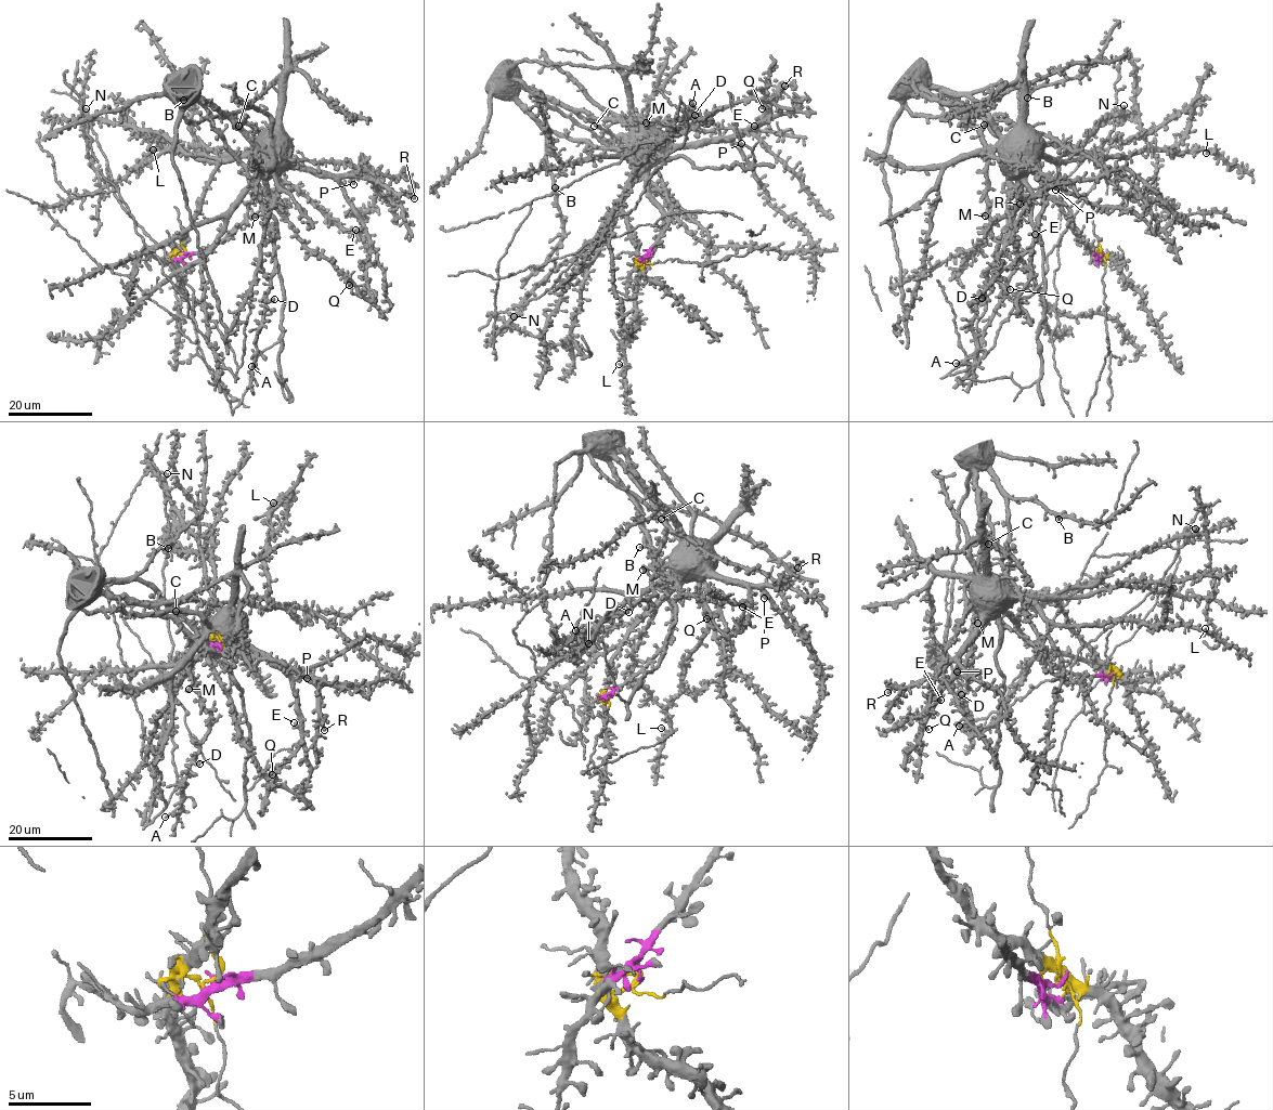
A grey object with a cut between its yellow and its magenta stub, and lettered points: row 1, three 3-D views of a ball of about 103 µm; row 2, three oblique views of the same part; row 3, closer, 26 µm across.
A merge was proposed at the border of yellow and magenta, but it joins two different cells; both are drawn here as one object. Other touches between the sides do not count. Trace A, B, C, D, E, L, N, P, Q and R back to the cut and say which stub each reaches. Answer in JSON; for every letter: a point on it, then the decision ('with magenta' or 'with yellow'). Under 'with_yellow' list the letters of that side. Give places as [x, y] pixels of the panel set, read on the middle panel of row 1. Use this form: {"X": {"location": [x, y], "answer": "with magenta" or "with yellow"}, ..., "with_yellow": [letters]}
{"A": {"location": [692, 103], "answer": "with magenta"}, "B": {"location": [555, 187], "answer": "with magenta"}, "C": {"location": [594, 126], "answer": "with magenta"}, "D": {"location": [695, 115], "answer": "with magenta"}, "E": {"location": [754, 126], "answer": "with yellow"}, "L": {"location": [619, 364], "answer": "with yellow"}, "N": {"location": [514, 316], "answer": "with yellow"}, "P": {"location": [741, 143], "answer": "with yellow"}, "Q": {"location": [762, 108], "answer": "with magenta"}, "R": {"location": [784, 86], "answer": "with yellow"}, "with_yellow": ["E", "L", "N", "P", "R"]}

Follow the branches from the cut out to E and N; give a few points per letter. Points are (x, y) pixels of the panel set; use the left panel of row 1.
E: (183, 253), (176, 251), (212, 170), (241, 157), (273, 156), (327, 173), (362, 223), (362, 229), (355, 229)
N: (183, 253), (176, 251), (200, 207), (216, 158), (186, 153), (158, 133), (88, 118), (86, 107)

